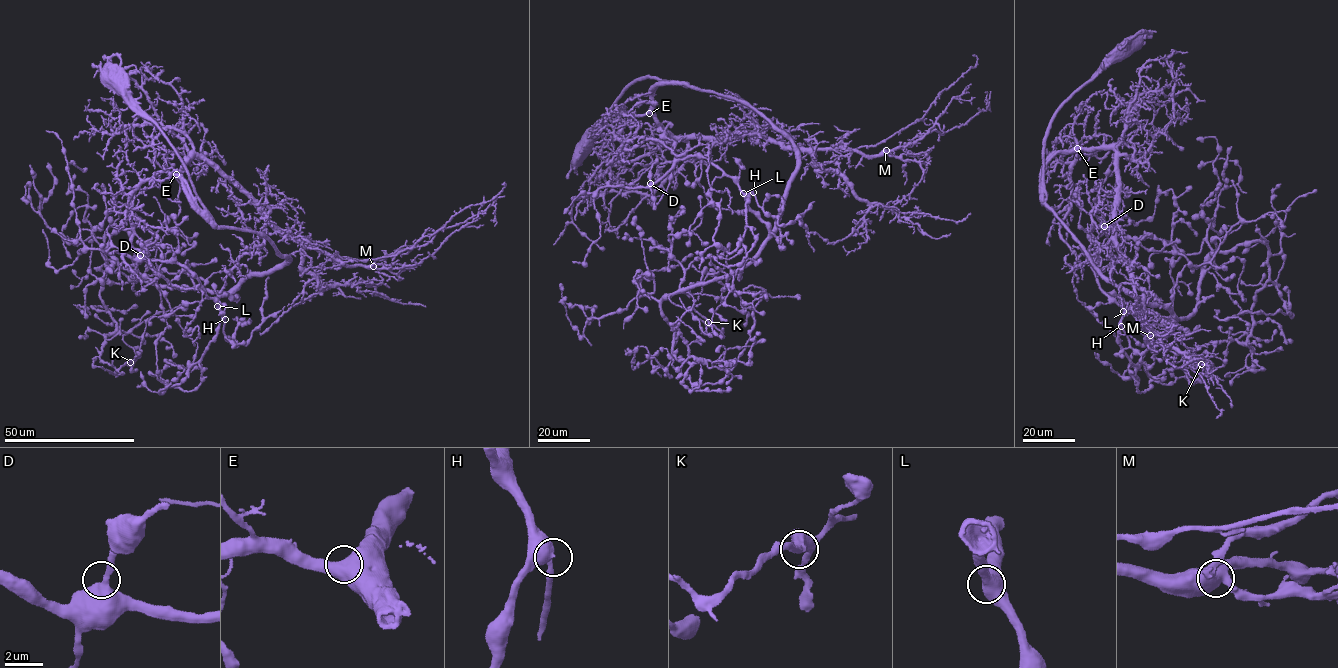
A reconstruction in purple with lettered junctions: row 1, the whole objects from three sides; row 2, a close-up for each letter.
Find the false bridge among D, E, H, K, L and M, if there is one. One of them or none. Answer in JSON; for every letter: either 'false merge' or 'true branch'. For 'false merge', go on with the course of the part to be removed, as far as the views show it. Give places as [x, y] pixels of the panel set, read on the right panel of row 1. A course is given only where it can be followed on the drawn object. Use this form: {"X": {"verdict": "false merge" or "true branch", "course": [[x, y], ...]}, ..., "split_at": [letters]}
{"D": {"verdict": "true branch"}, "E": {"verdict": "true branch"}, "H": {"verdict": "true branch"}, "K": {"verdict": "true branch"}, "L": {"verdict": "true branch"}, "M": {"verdict": "true branch"}, "split_at": []}

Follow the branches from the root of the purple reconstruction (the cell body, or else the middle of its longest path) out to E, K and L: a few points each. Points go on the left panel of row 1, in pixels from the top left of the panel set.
E: (114, 82), (163, 133), (189, 173), (204, 210), (190, 197), (176, 174)
K: (114, 82), (213, 223), (288, 257), (227, 292), (161, 287), (105, 249), (113, 224), (99, 358), (130, 362)
L: (114, 82), (163, 133), (213, 223), (258, 232), (288, 257), (249, 276), (230, 297), (218, 299), (217, 306)

